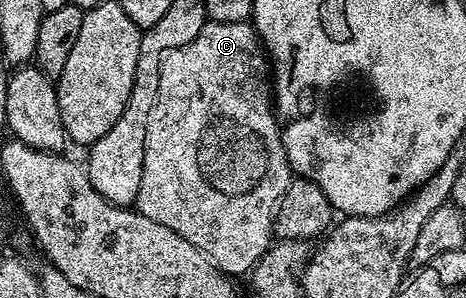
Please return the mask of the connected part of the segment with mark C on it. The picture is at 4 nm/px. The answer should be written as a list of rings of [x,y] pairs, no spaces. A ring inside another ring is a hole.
[[[206,21],[205,27],[201,29],[199,36],[195,36],[195,40],[191,40],[191,44],[183,44],[183,48],[171,48],[161,57],[159,96],[155,100],[155,108],[151,108],[151,120],[147,120],[147,140],[143,148],[143,180],[140,181],[139,196],[135,203],[137,213],[147,216],[147,220],[155,220],[155,224],[163,224],[163,228],[171,228],[171,232],[179,232],[179,236],[183,236],[187,244],[195,244],[195,248],[206,254],[224,274],[248,275],[274,241],[273,221],[290,181],[289,161],[275,113],[271,70],[257,31],[249,22]]]

